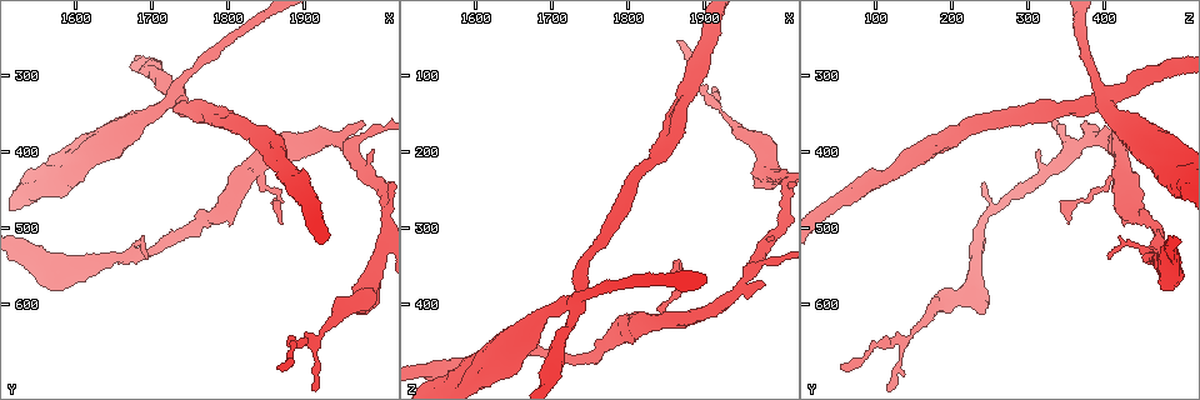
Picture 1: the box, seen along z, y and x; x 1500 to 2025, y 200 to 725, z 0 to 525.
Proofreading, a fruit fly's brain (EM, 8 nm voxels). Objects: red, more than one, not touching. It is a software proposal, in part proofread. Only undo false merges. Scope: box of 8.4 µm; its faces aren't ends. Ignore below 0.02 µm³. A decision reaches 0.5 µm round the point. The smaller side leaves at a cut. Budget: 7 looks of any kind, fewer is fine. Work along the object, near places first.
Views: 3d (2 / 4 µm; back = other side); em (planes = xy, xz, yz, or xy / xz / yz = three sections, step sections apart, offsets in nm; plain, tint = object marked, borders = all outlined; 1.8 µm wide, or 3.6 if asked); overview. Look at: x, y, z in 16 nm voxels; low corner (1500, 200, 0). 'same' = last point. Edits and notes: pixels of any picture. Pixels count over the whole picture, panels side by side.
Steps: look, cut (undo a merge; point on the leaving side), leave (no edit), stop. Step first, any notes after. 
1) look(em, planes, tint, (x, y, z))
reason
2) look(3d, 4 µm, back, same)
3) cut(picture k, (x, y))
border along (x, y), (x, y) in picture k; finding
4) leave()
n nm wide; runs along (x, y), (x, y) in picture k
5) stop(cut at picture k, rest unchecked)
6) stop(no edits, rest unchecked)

look(3d, 2 µm, (1725, 330, 400))

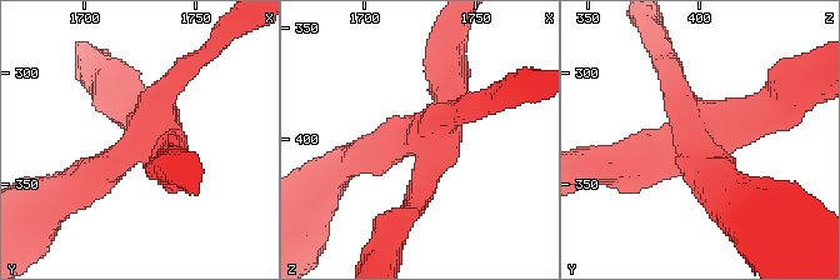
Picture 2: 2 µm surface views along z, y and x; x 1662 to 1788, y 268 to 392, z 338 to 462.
look(em, planes, plain, (1724, 333, 402))
4 arms

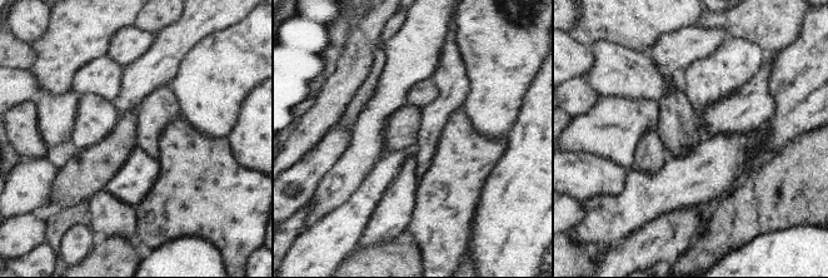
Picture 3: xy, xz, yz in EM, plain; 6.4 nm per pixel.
look(em, planes, tint, same)

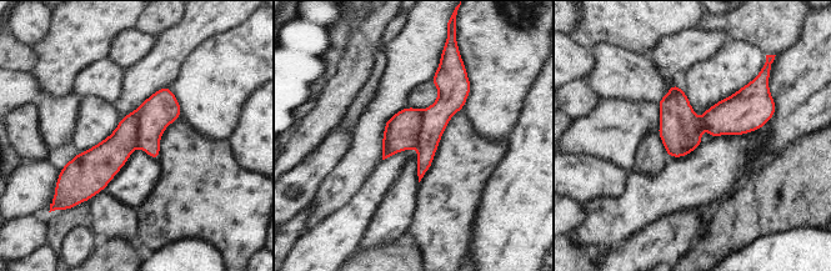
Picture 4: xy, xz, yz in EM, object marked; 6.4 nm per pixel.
cut(picture 4, (161, 109))
border along (135, 110), (139, 146) in picture 4; two neurons meet here

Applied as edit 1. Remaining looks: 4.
look(overview)

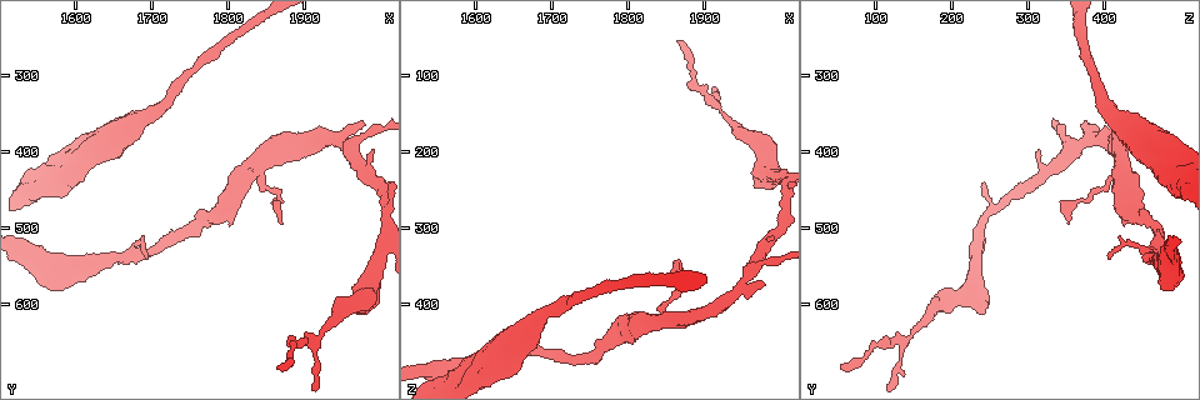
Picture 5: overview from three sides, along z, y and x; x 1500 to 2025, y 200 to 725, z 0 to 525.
look(3d, 2 µm, (1835, 420, 420))
branch point

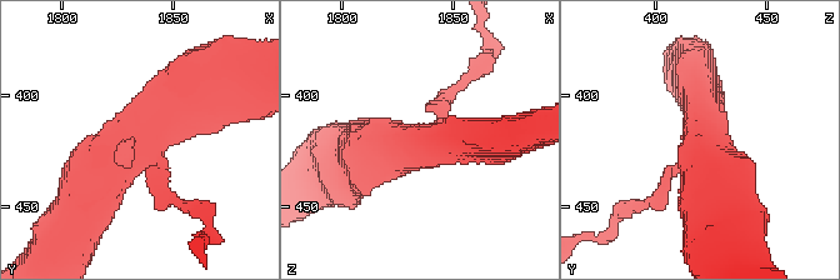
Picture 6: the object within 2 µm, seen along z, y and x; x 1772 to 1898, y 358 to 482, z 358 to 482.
look(em, xy, step 4, tint, (1835, 417, 422))
now the EM

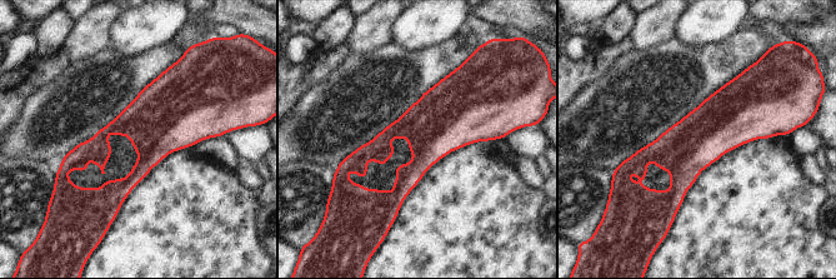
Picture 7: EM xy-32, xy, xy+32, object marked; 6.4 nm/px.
leave()
all the same neuron

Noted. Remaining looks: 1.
stop(cut at picture 4, rest unchecked)

